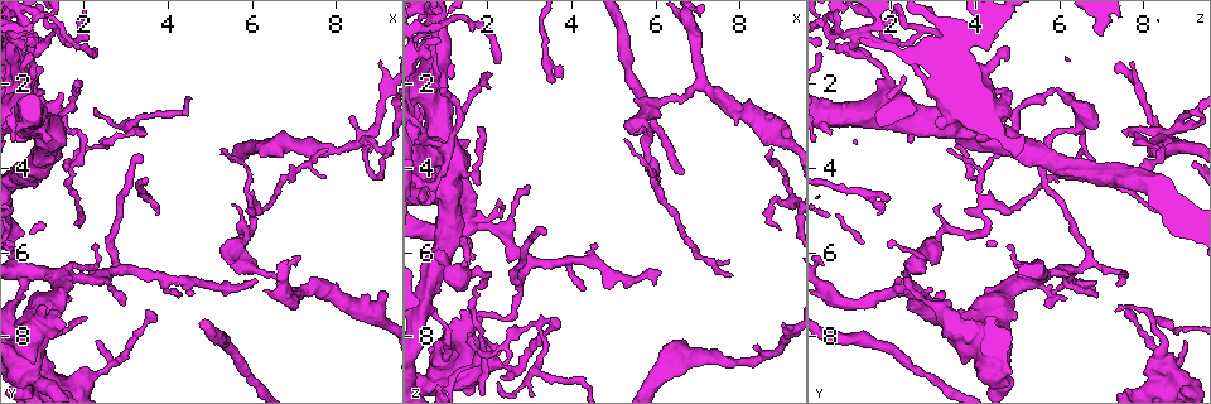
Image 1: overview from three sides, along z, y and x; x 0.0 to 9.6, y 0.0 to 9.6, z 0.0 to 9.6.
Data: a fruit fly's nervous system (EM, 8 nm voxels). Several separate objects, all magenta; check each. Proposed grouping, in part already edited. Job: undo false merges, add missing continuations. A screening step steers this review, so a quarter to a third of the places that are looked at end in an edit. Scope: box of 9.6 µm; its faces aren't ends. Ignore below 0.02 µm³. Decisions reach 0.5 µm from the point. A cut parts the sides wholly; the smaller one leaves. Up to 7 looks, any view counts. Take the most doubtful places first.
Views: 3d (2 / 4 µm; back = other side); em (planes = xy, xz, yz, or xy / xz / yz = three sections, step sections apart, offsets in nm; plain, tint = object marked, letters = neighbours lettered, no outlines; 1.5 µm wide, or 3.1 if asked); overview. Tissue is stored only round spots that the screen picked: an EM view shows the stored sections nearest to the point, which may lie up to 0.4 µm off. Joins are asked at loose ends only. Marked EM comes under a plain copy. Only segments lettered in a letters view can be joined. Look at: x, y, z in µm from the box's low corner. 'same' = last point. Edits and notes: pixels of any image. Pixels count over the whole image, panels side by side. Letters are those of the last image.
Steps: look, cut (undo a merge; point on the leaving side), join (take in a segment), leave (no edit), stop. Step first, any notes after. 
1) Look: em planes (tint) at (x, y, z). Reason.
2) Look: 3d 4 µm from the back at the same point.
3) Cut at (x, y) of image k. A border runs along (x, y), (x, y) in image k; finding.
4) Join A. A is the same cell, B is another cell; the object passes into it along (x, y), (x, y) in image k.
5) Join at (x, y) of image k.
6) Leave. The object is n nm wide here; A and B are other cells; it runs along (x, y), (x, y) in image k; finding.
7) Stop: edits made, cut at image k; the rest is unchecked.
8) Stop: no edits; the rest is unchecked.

Look: 3d 2 µm at (9.05, 1.45, 7.80). Branch stops here.

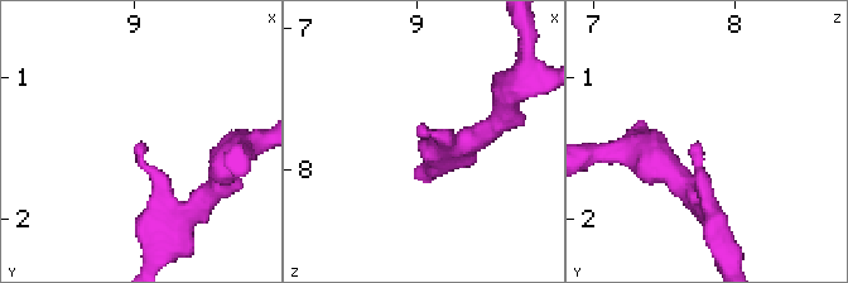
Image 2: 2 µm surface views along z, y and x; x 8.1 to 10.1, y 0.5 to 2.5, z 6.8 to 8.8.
Look: em yz step 4 (letters) at (9.06, 1.48, 7.74).

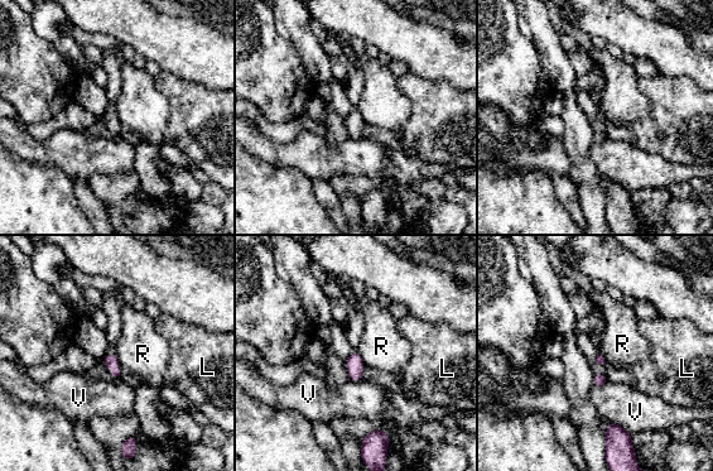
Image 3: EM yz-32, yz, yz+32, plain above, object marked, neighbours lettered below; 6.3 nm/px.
Look: em planes (letters) at the same point. Cut it another way.

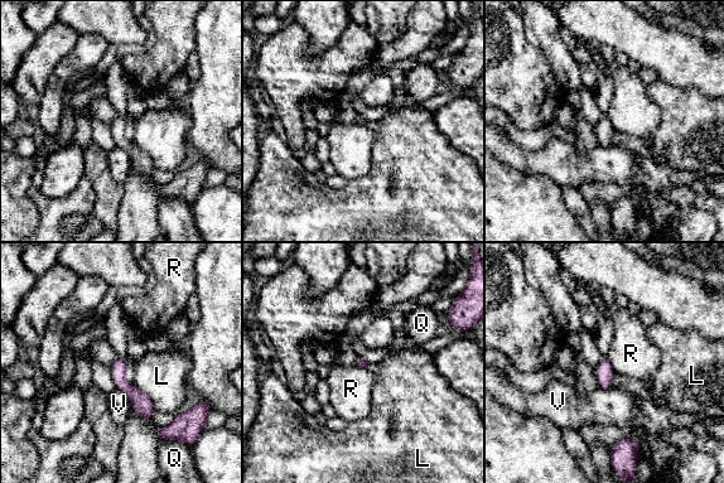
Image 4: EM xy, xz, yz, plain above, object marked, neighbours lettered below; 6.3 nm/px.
Leave. L, Q, R and V are other cells; it runs along (119, 362), (119, 380), (148, 416) in image 4; no lettered segment goes on from it.

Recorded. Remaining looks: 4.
Look: em xz step 4 (letters) at (2.20, 2.70, 9.10).

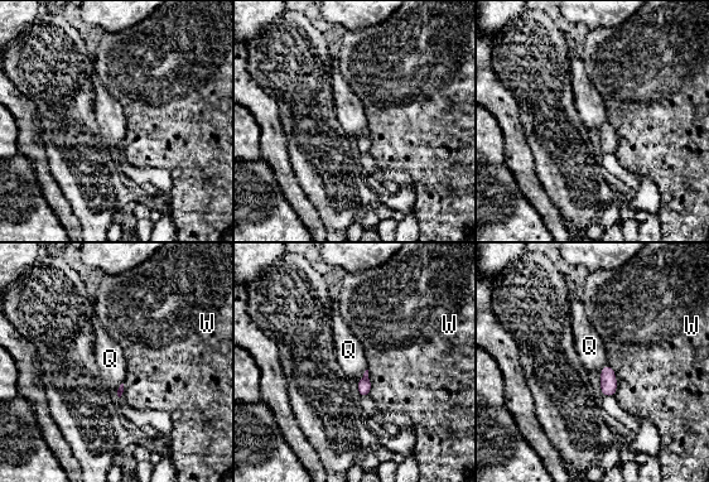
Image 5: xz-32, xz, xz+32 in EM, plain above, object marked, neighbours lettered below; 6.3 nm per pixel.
Look: em planes (letters) at the same point.

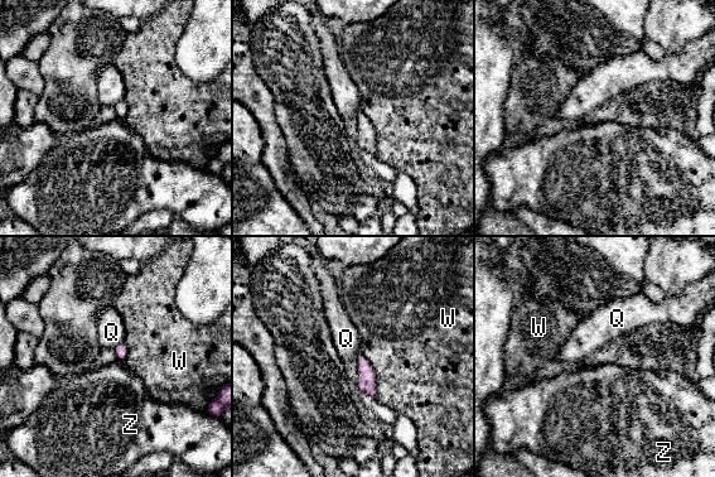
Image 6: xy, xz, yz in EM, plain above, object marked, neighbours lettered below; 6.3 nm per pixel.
Leave. The longest contact is with W, 300 nm; Q, W and Z are other cells; a border runs along (117, 360), (121, 362) in image 6; none of them fits.

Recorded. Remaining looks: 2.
Look: 3d 2 µm from the back at (1.80, 2.05, 2.95). Branch stops here.

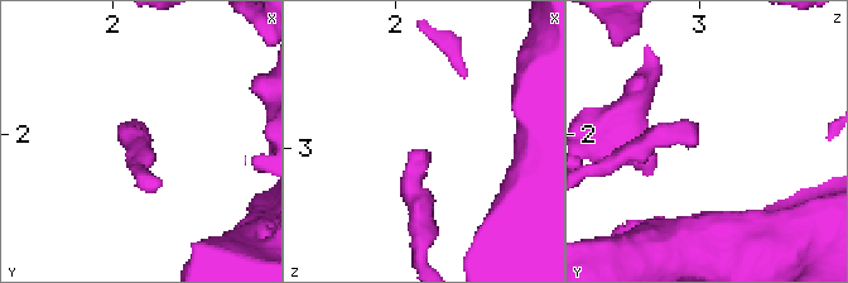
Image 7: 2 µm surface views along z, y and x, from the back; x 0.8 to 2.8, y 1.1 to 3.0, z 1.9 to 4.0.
Look: em planes (letters) at (1.78, 2.02, 3.00).

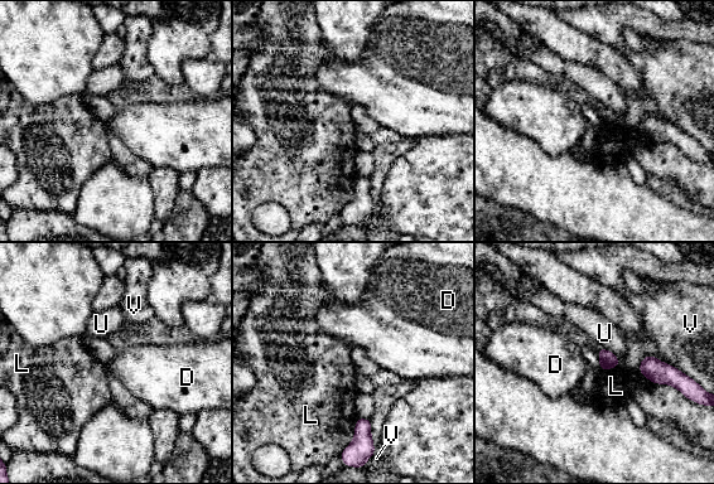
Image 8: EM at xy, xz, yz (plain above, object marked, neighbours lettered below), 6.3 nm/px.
Leave. D, L, U and V are other cells; a border runs along (638, 369), (679, 391) in image 8; no lettered segment goes on from it.

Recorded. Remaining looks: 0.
Stop: no edits; the rest is unchecked.

